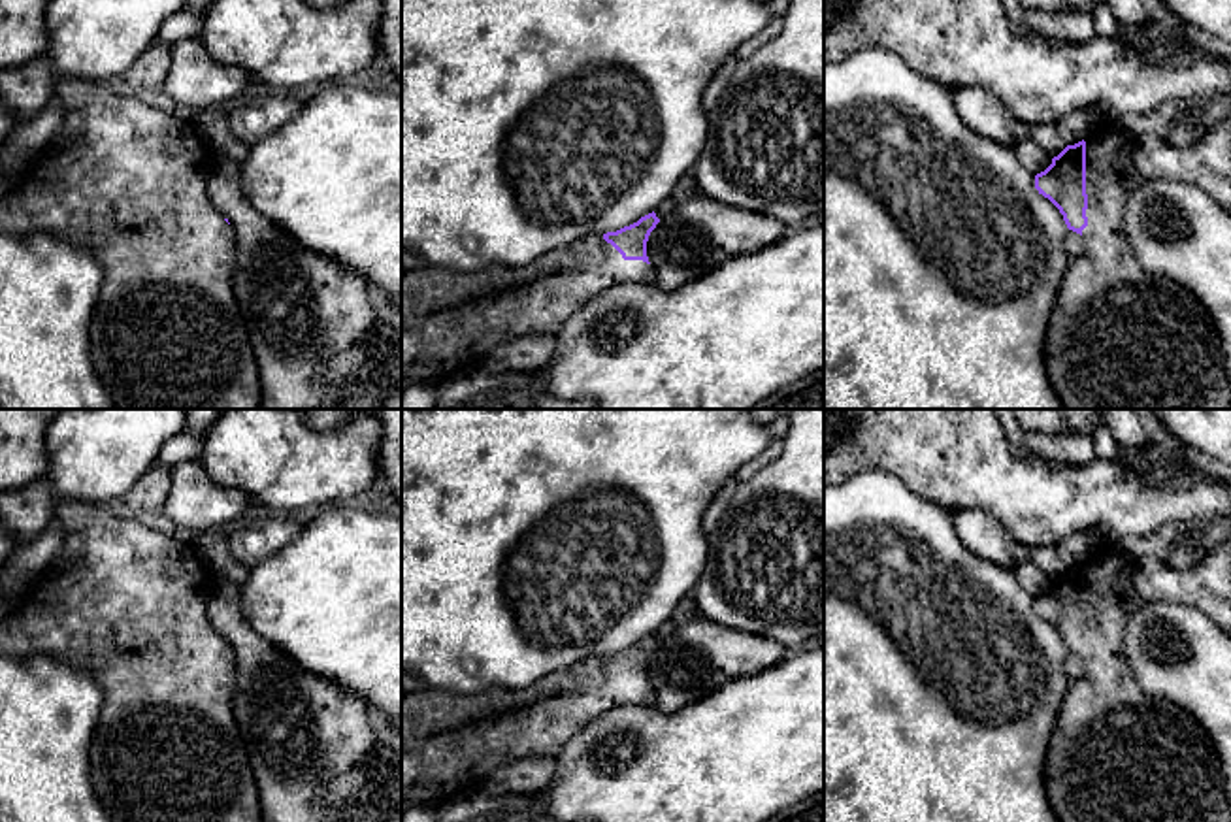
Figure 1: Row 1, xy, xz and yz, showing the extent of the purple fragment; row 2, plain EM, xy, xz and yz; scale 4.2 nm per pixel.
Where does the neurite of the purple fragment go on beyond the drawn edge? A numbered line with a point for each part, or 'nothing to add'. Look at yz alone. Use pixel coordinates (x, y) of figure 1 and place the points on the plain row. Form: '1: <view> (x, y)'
1: yz (1116, 753)

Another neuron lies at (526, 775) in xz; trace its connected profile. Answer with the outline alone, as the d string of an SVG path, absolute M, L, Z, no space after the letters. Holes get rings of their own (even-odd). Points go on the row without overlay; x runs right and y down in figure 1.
M524 758L500 765L483 779L481 790L492 796L547 790L556 773L554 758Z

